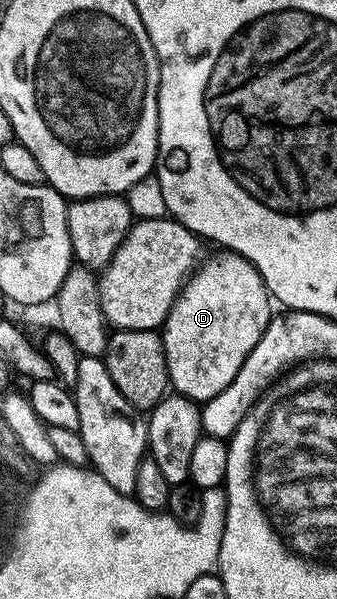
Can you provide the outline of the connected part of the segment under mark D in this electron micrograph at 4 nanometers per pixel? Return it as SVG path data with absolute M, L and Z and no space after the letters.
M218 252L215 258L205 262L190 276L186 285L178 293L178 298L166 317L166 323L160 328L164 356L168 360L168 376L170 386L177 393L183 394L193 402L207 402L212 396L224 392L232 380L236 380L236 372L240 372L240 364L248 360L248 352L256 348L256 340L264 336L264 328L268 328L272 317L272 299L260 272L247 258L241 258L233 252Z

